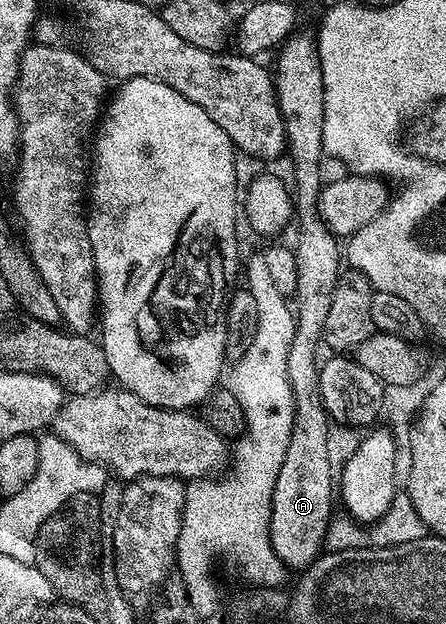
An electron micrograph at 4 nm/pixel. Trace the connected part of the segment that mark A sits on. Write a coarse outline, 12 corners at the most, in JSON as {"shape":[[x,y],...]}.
{"shape":[[292,35],[273,72],[293,166],[293,431],[270,542],[306,569],[335,501],[317,364],[341,246],[320,220],[324,78]]}

